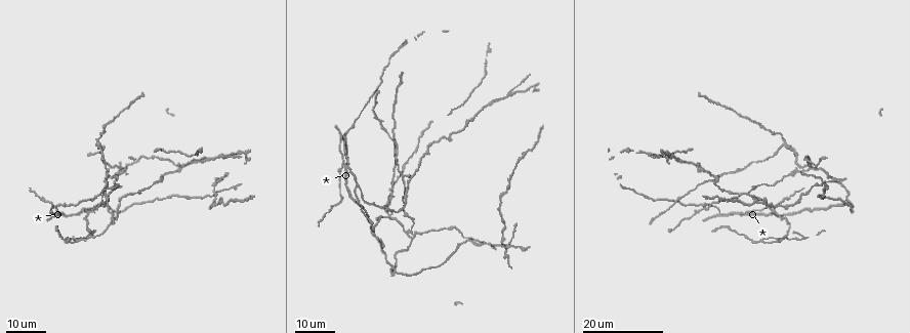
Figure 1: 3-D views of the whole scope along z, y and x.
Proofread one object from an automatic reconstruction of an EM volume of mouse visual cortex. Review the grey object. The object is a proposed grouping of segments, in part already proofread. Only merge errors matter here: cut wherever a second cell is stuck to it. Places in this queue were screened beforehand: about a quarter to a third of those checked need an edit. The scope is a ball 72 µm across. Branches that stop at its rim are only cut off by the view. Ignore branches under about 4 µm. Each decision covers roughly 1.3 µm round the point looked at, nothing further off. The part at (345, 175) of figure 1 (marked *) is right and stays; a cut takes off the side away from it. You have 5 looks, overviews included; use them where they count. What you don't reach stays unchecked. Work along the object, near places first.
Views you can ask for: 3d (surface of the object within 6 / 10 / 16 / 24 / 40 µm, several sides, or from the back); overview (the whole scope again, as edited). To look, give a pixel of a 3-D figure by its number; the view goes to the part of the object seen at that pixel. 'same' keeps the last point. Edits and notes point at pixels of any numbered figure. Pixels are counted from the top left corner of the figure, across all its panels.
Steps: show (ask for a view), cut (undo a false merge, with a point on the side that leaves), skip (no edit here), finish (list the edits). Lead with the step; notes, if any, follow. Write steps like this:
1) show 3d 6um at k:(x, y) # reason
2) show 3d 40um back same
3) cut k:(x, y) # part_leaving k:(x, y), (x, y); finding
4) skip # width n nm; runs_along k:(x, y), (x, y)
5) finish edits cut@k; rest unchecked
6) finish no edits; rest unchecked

show 3d 24um at 1:(721, 213) # arms part here

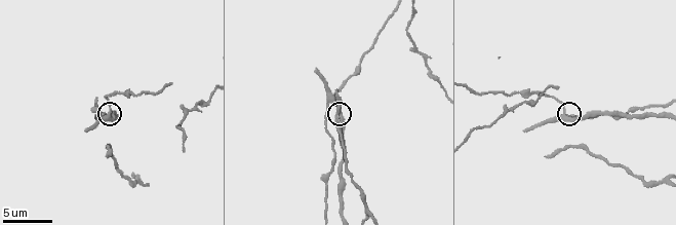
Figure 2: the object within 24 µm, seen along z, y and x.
show 3d 10um at 2:(565, 114)

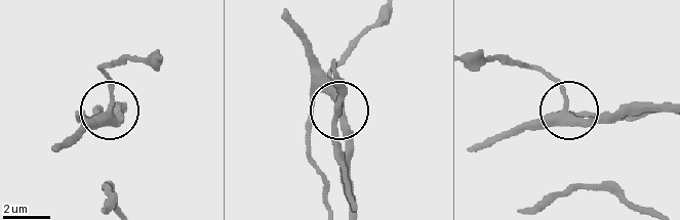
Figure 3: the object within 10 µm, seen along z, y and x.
show 3d 10um back at 3:(562, 107)

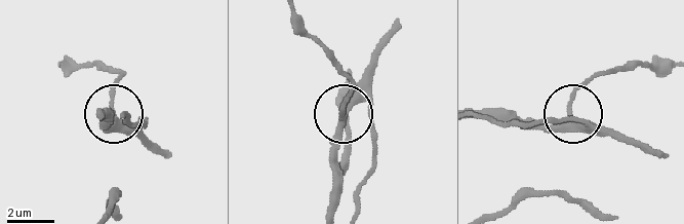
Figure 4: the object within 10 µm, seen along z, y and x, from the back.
skip # runs_along 4:(331, 211), (337, 135), (353, 94), (376, 66); continuous, no second cell

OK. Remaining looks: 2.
show 3d 24um at 1:(469, 94)

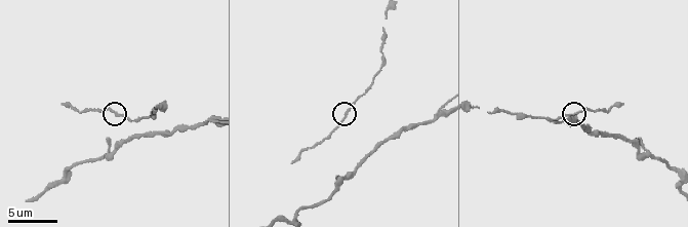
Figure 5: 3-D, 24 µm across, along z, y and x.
show 3d 6um at 5:(345, 116) # closer look

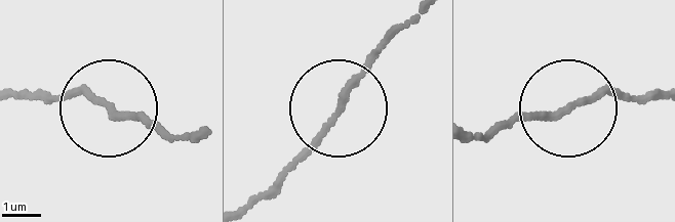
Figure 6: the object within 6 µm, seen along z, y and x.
skip # all the same cell

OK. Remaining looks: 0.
finish no edits; rest unchecked

